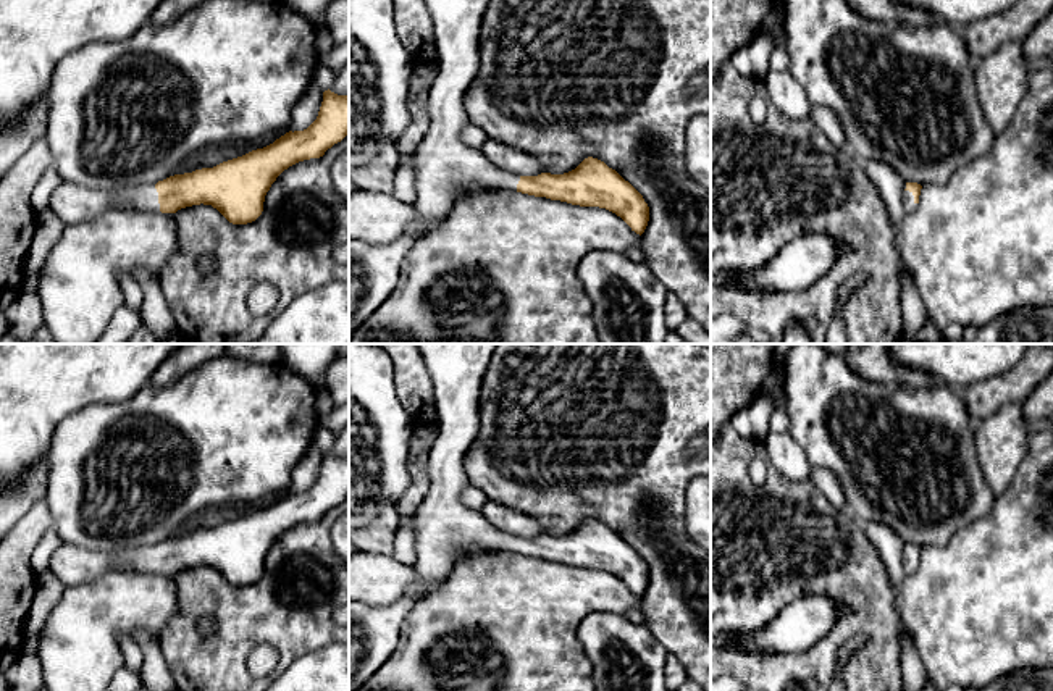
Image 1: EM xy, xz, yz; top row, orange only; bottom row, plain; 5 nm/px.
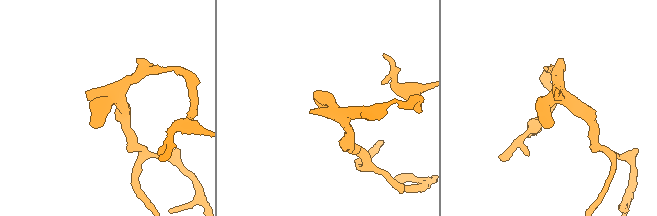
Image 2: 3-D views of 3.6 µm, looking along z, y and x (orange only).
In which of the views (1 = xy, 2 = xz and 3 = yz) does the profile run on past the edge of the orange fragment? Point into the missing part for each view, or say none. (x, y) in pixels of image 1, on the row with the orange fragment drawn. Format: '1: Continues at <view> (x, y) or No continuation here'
1: Continues at xy (71, 204)
2: Continues at xz (444, 163)
3: Continues at yz (910, 205)

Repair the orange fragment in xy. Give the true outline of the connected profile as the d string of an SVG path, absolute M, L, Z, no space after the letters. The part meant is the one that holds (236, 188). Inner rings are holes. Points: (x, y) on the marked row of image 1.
M328 89L317 119L307 129L289 131L263 149L157 184L102 191L63 181L50 195L48 208L66 228L110 208L176 213L200 203L212 205L233 224L247 224L262 215L265 195L284 170L323 157L347 134L349 95Z

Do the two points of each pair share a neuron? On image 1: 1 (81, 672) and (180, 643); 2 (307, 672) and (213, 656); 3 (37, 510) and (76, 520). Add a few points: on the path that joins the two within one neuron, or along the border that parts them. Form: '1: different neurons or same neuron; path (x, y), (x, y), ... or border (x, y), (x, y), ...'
1: different neurons; border (178, 603), (159, 636)
2: different neurons; border (318, 648), (296, 657), (278, 674)
3: different neurons; border (44, 498), (52, 527)

